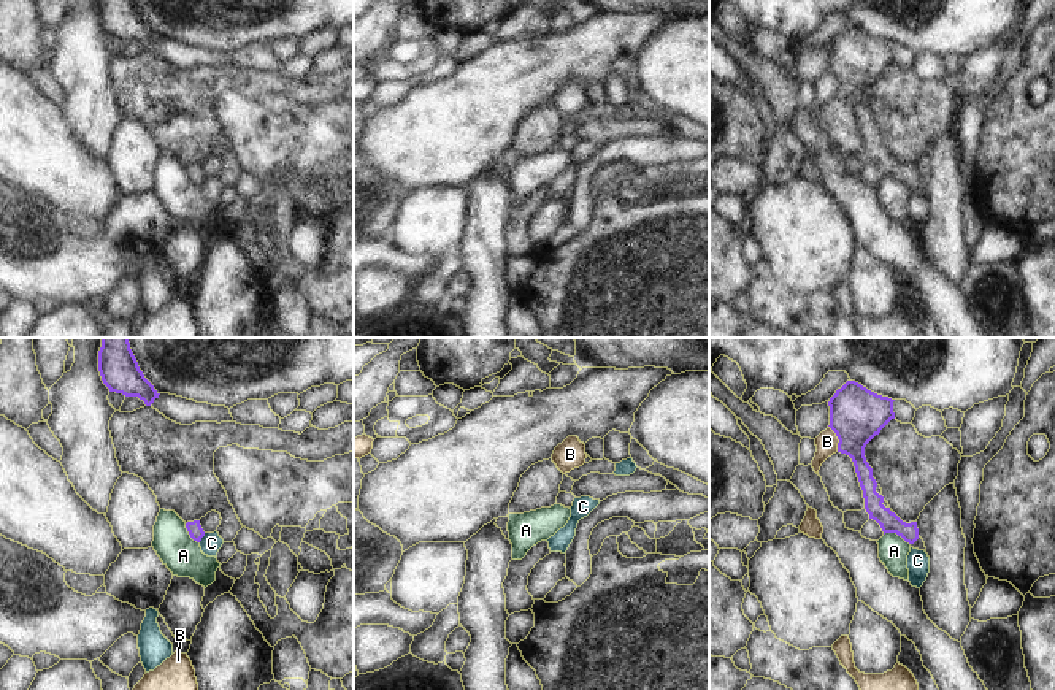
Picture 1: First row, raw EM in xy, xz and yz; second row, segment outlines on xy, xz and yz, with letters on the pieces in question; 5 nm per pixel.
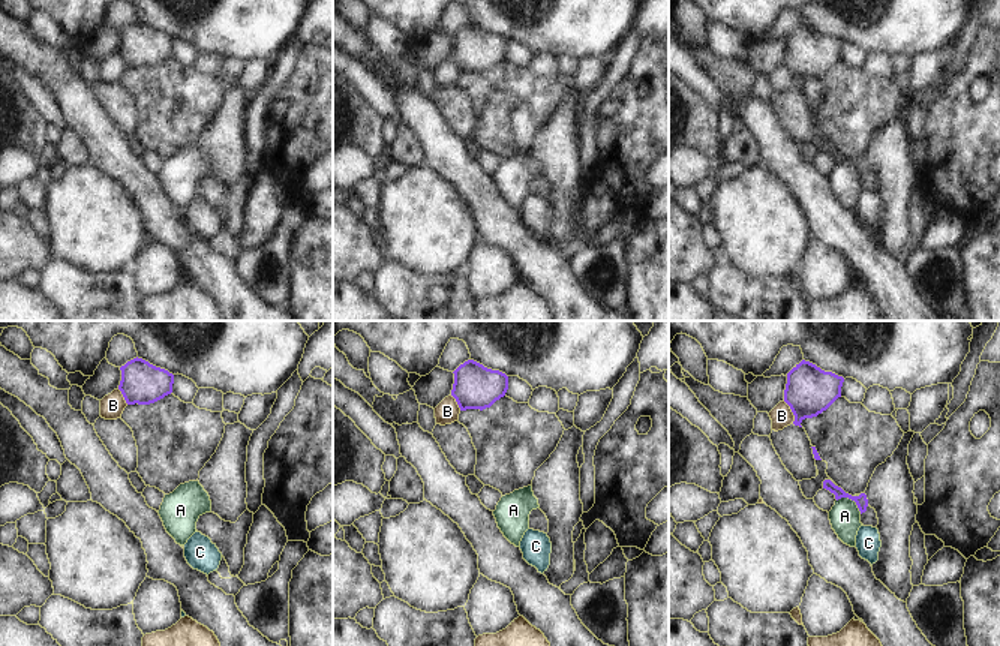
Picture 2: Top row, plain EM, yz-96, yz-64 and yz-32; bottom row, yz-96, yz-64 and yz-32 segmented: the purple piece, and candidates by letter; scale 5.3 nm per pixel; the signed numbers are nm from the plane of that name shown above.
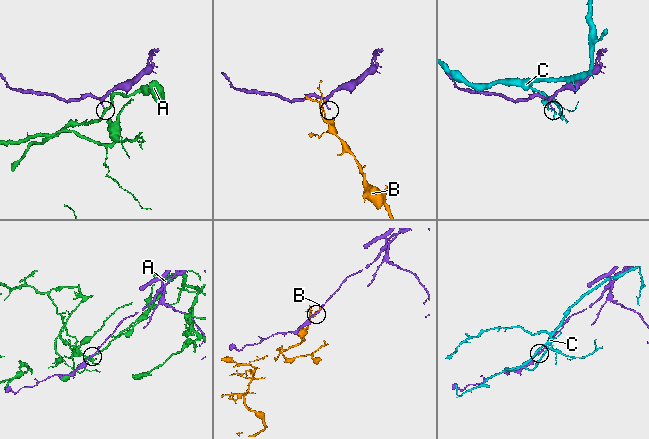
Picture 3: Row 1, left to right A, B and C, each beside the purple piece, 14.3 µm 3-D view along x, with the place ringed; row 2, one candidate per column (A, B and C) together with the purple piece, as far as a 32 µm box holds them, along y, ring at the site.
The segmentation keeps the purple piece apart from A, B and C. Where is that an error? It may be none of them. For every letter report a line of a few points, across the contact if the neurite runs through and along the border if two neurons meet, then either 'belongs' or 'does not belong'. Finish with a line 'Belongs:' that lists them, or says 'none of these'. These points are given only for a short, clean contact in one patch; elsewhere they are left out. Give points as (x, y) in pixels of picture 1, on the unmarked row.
A: line yz (884, 178), (897, 178), (909, 189); does not belong
B: line yz (828, 70), (838, 84), (838, 95); does not belong
C: does not belong
Belongs: none of these

